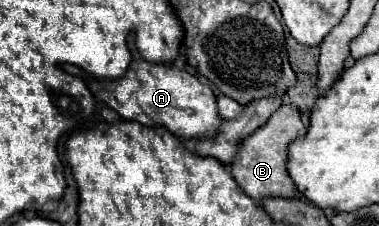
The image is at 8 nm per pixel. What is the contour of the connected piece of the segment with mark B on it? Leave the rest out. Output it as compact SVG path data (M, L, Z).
M282 105L272 119L264 125L264 129L260 127L260 131L256 135L252 135L252 139L244 139L244 145L240 147L240 155L236 155L236 159L230 165L230 173L236 179L236 183L240 185L240 189L252 197L254 201L262 203L268 197L282 197L282 199L298 199L300 193L294 185L294 181L288 175L288 149L290 145L306 135L306 127L300 121L300 113L294 105Z

